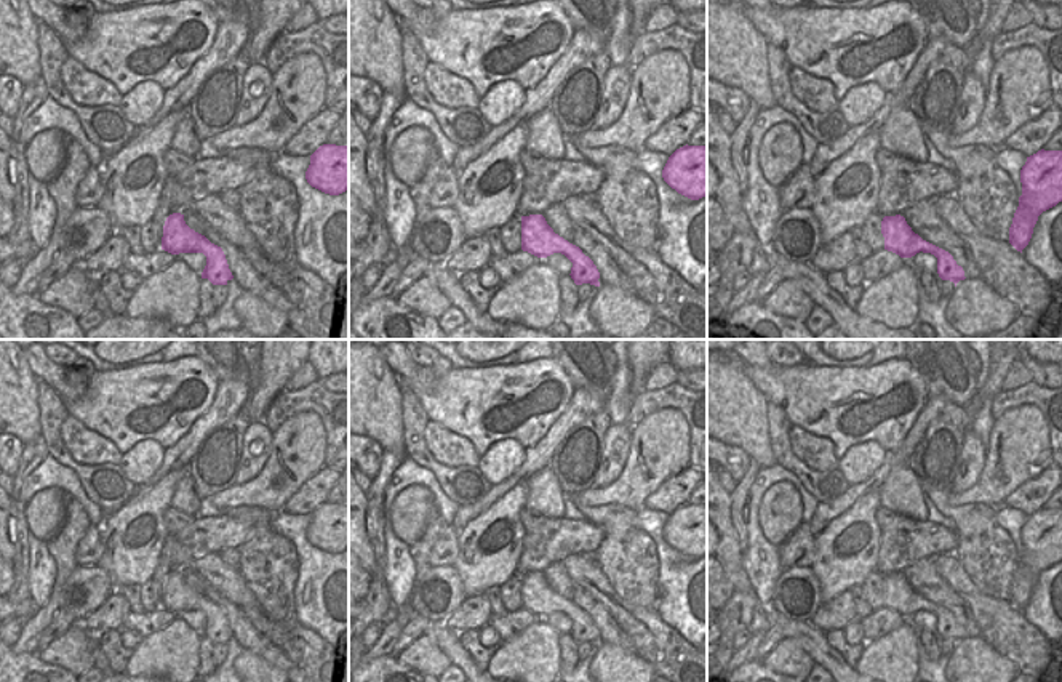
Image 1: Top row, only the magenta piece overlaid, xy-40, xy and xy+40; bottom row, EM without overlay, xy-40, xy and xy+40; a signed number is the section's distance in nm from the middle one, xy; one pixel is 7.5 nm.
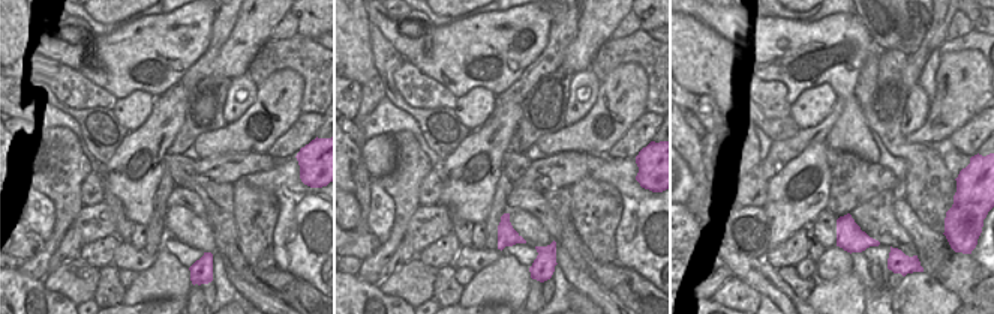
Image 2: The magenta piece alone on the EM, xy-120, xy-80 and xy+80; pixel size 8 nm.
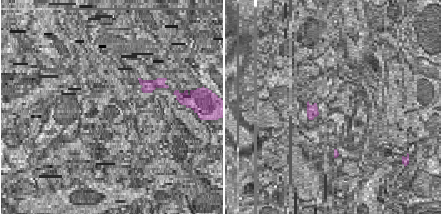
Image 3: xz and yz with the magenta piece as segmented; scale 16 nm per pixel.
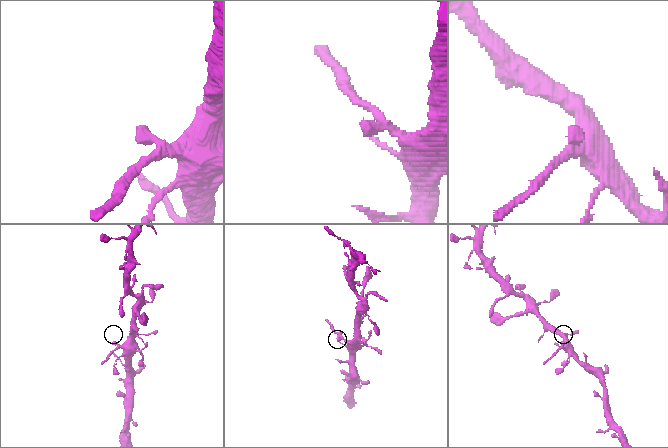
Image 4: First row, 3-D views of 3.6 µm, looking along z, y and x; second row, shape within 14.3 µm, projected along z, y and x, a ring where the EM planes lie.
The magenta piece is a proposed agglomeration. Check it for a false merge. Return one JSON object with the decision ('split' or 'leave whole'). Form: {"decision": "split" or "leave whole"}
{"decision": "split"}

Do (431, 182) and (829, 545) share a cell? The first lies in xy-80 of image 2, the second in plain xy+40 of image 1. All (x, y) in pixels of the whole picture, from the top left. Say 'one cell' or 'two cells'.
two cells

